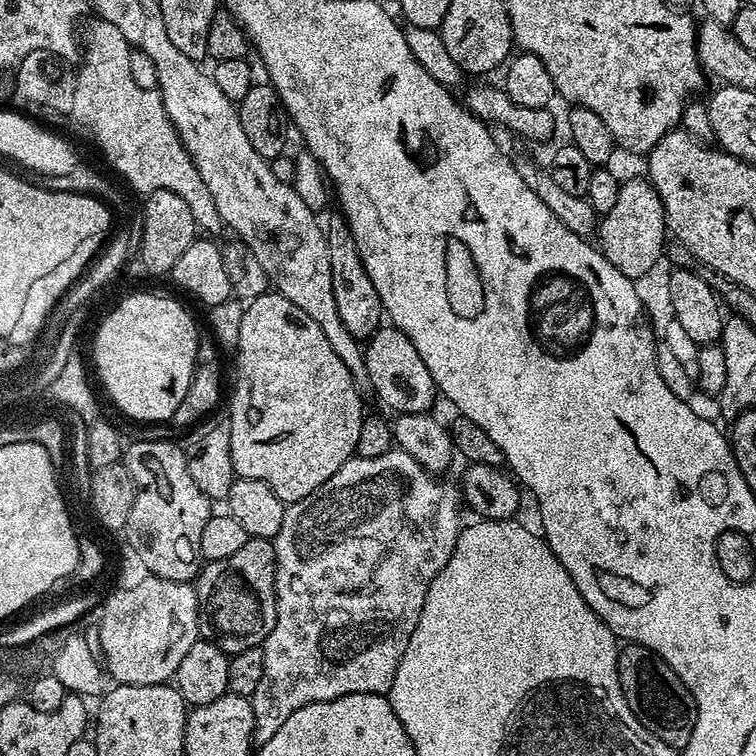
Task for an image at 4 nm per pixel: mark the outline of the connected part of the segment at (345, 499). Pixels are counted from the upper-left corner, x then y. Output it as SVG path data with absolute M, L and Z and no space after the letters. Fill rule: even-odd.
M393 450L382 454L378 458L362 458L356 456L348 460L318 490L306 494L298 502L287 505L282 518L282 526L278 534L272 539L274 558L276 559L276 617L274 630L264 639L264 661L262 662L262 678L258 681L258 690L250 698L254 710L253 741L257 745L270 742L274 734L278 734L278 726L294 714L294 710L302 710L302 706L310 706L314 702L326 702L334 698L342 698L346 694L387 694L392 688L394 674L398 670L398 662L406 650L406 642L410 642L410 634L414 634L414 626L418 626L418 618L422 614L422 606L426 602L426 594L430 590L430 582L450 562L454 546L458 542L462 531L460 524L460 508L462 512L462 497L460 489L448 478L437 478L427 472L410 454Z

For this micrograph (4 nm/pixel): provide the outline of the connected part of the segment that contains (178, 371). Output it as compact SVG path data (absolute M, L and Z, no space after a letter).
M136 292L120 300L104 316L92 340L92 360L108 396L132 420L171 421L174 410L190 390L190 378L196 369L196 351L200 336L192 316L176 300L155 296L152 292Z

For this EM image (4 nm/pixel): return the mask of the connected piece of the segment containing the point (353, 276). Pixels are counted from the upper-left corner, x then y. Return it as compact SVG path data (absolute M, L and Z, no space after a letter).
M333 214L326 222L327 246L330 254L330 270L332 271L332 294L338 308L338 316L342 326L350 332L355 340L364 342L376 333L382 324L382 309L378 290L374 290L374 282L366 274L366 266L362 266L362 258L356 249L352 232L348 223L339 214Z

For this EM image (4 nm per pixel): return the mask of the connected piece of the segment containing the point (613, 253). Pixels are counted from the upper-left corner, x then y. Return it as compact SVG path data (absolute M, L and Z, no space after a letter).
M647 178L625 179L618 190L618 202L614 202L614 210L599 217L598 232L599 228L598 247L610 266L622 270L622 274L629 276L633 282L639 281L639 276L646 275L659 262L666 245L664 207L652 181Z

